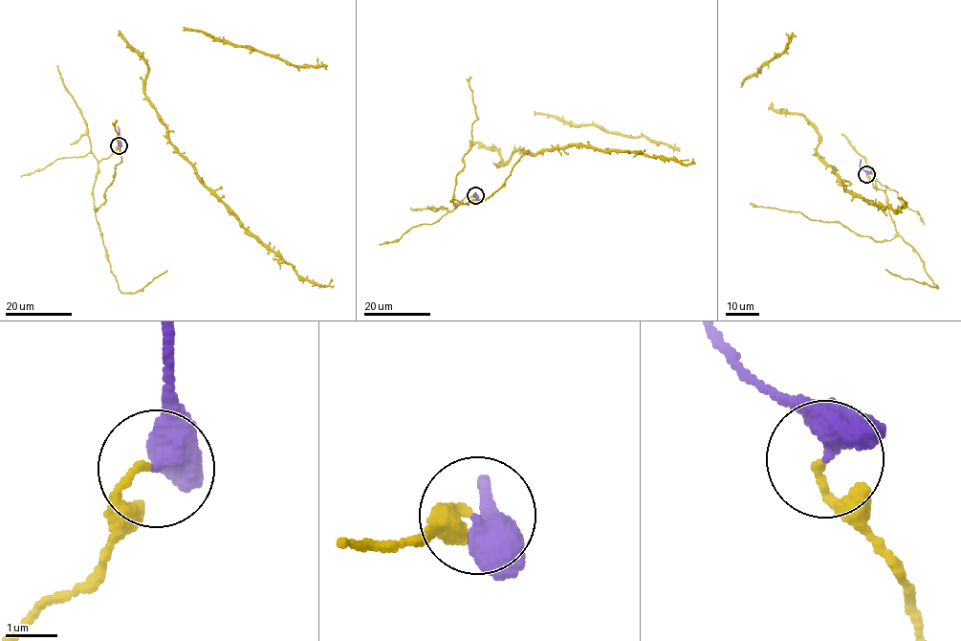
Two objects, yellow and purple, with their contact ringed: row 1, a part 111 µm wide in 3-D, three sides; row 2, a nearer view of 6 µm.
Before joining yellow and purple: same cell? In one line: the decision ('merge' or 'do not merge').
merge

